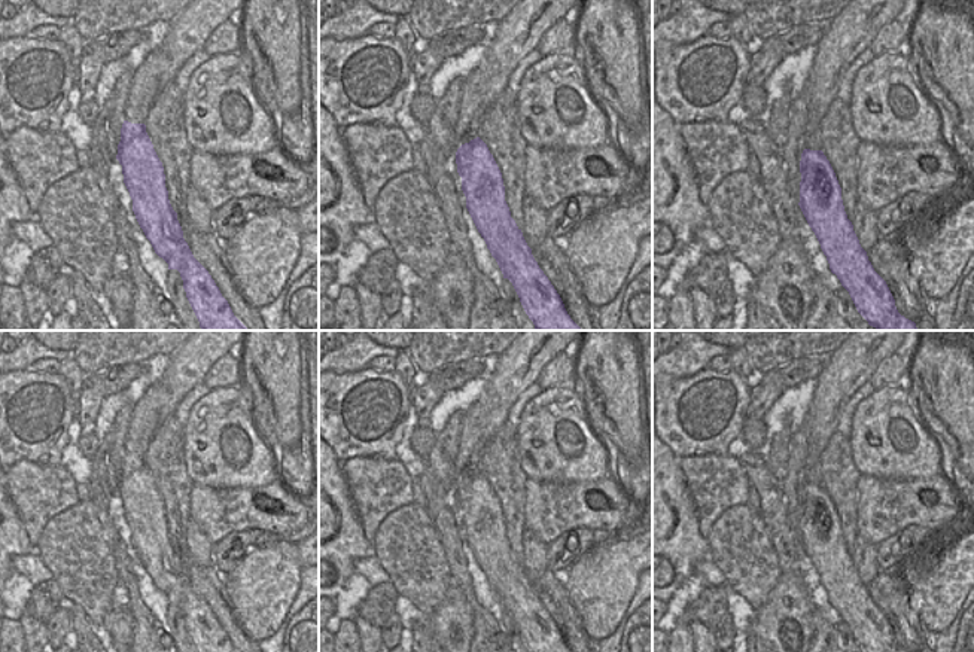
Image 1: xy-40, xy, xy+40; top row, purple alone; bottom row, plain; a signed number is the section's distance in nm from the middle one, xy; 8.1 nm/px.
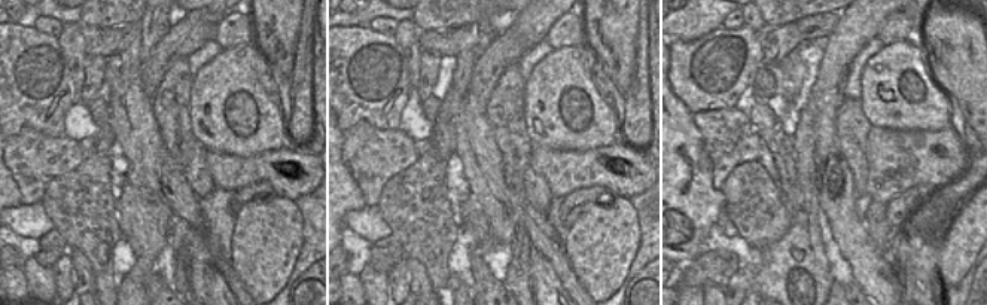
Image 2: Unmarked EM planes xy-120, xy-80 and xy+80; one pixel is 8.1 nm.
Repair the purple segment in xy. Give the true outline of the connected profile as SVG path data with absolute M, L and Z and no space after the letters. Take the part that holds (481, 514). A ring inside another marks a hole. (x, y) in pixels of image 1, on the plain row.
M480 470L462 478L456 485L456 497L466 542L529 652L570 652L511 551L502 506L487 478Z

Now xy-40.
M124 454L116 493L122 499L124 517L133 533L133 545L140 561L150 575L155 587L168 597L168 603L177 603L180 606L186 631L197 652L237 652L214 613L194 591L183 572L177 546L173 543L168 533L162 496L153 482L144 457L131 457Z

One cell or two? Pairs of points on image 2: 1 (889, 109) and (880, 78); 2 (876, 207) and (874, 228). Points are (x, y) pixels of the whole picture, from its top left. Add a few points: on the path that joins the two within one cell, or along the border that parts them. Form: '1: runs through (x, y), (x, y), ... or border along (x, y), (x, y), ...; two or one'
1: runs through (882, 101), (876, 94), (876, 85); one
2: runs through (876, 212), (876, 223); one

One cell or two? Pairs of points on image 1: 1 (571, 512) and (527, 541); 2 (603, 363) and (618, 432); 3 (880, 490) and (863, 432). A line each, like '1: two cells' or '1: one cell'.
1: two cells
2: one cell
3: two cells

